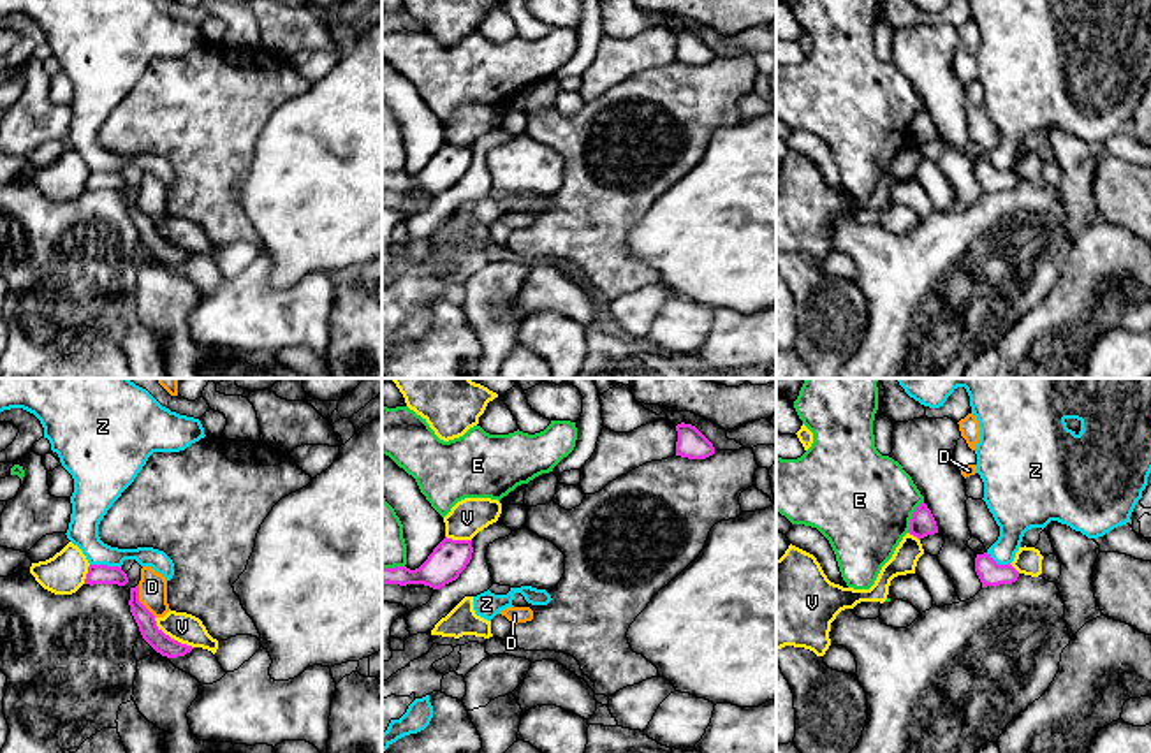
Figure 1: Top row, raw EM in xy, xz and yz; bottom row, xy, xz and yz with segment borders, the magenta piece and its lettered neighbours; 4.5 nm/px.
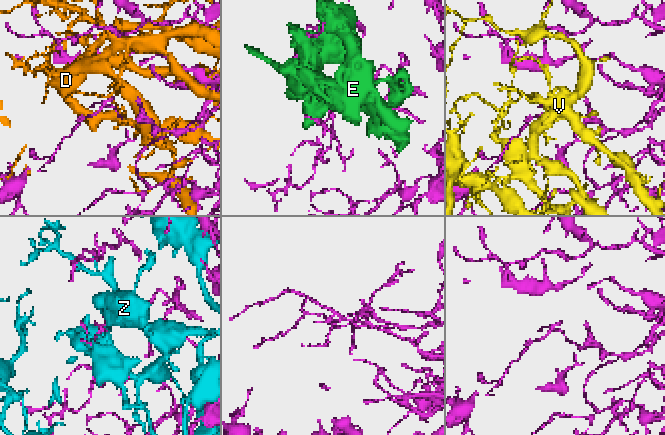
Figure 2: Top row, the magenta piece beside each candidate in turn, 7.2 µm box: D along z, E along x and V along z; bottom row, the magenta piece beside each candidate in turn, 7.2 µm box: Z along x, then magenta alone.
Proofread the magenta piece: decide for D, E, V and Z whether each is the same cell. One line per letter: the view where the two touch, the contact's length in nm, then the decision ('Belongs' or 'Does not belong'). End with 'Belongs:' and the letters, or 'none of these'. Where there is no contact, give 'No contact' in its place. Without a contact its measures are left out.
D: Touches magenta in xy. Shared border 170 nm. Does not belong
E: Touches magenta in yz. Shared border 160 nm. Does not belong
V: Touches magenta in xy. Shared border 240 nm. Does not belong
Z: Touches magenta in xy. Shared border 150 nm. Does not belong
Belongs: none of these

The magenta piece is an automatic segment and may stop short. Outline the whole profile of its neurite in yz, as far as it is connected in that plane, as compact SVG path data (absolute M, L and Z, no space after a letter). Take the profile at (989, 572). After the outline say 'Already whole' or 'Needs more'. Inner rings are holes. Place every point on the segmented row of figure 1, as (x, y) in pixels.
M987 552L977 554L975 572L982 582L982 588L1012 584L1019 577L1019 572L1010 563L998 565Z. Already whole

